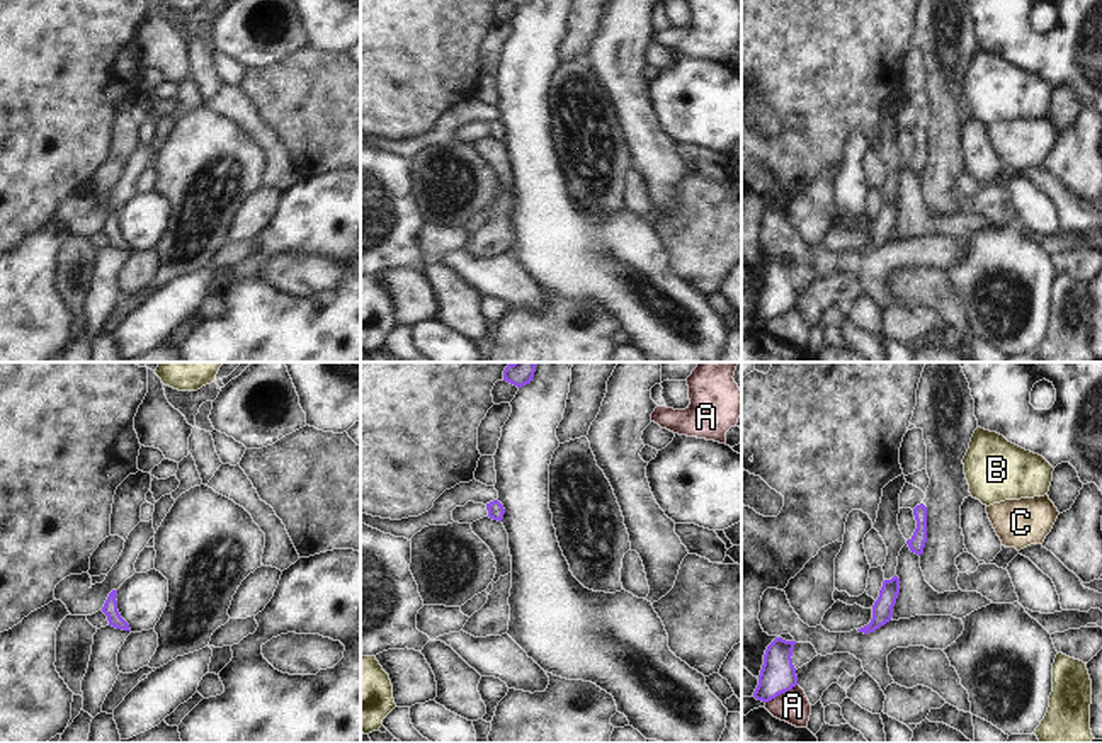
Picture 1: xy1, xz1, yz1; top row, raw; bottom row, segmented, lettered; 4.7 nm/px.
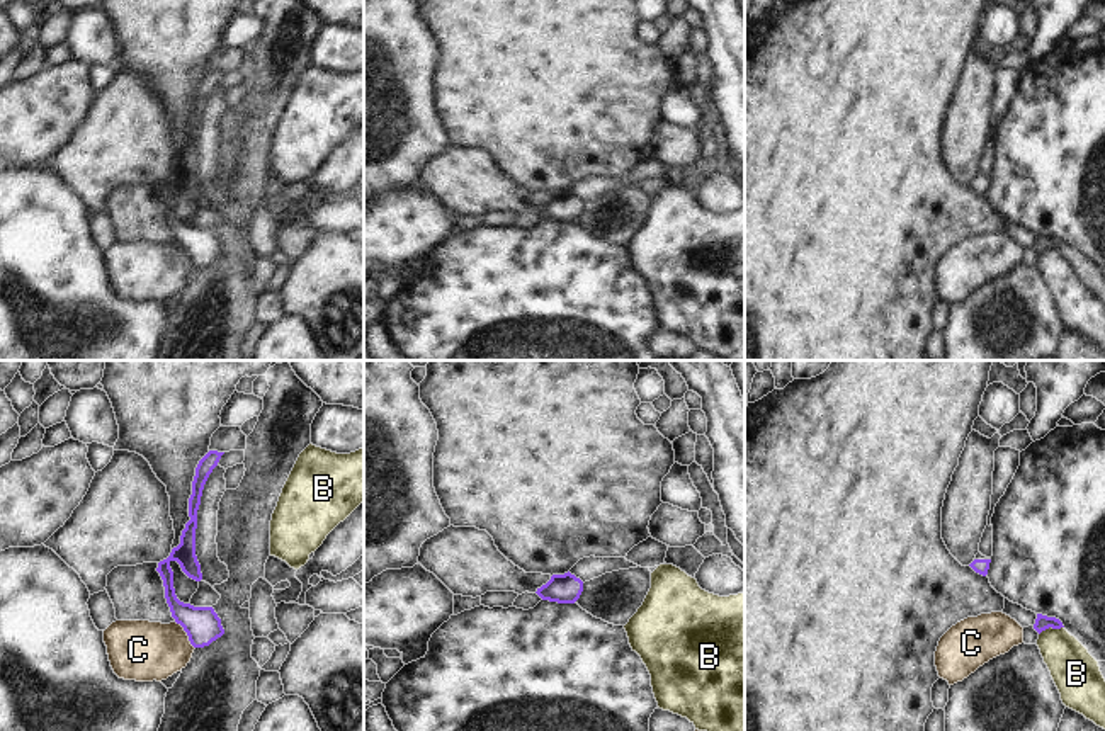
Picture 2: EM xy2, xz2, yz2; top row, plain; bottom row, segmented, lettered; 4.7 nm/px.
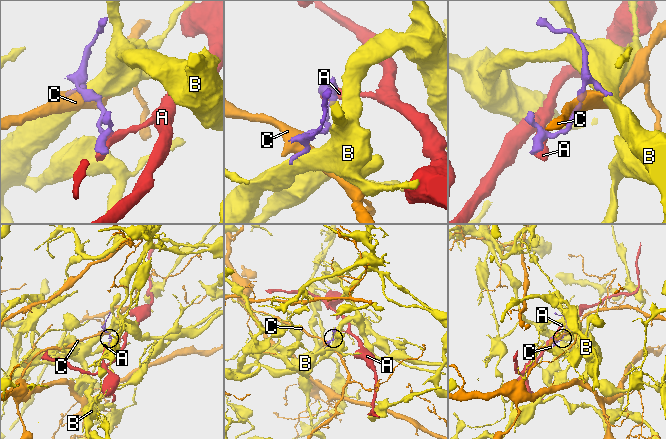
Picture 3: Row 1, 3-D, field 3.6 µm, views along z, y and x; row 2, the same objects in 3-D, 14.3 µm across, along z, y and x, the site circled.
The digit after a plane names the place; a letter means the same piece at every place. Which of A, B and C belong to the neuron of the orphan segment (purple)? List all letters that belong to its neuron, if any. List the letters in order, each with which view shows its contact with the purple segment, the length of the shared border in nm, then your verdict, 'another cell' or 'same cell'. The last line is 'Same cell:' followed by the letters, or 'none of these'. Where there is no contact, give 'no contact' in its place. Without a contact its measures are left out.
A: contact in yz1; length 180 nm; another cell
B: contact in yz2; length 130 nm; another cell
C: contact in xy2; length 160 nm; another cell
Same cell: none of these

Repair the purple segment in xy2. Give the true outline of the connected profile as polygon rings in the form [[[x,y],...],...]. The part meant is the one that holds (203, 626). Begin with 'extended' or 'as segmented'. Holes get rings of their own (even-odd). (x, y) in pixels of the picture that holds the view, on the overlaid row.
as segmented; [[[209,450],[199,461],[192,481],[192,495],[189,498],[190,520],[185,524],[185,529],[182,530],[180,544],[173,547],[170,556],[160,561],[156,568],[163,580],[165,598],[170,607],[172,617],[175,619],[177,624],[184,627],[194,648],[209,646],[212,641],[224,634],[224,629],[221,626],[221,619],[218,617],[212,607],[194,607],[177,598],[173,588],[173,571],[170,568],[170,563],[177,561],[189,578],[196,581],[202,580],[201,564],[196,556],[197,510],[201,505],[204,484],[212,469],[218,466],[223,454],[224,452]]]

